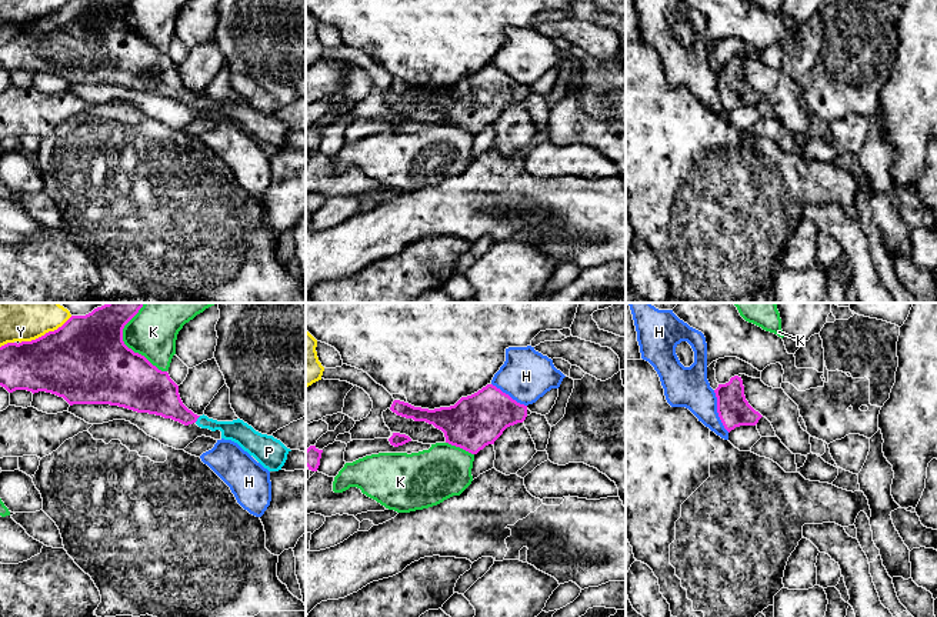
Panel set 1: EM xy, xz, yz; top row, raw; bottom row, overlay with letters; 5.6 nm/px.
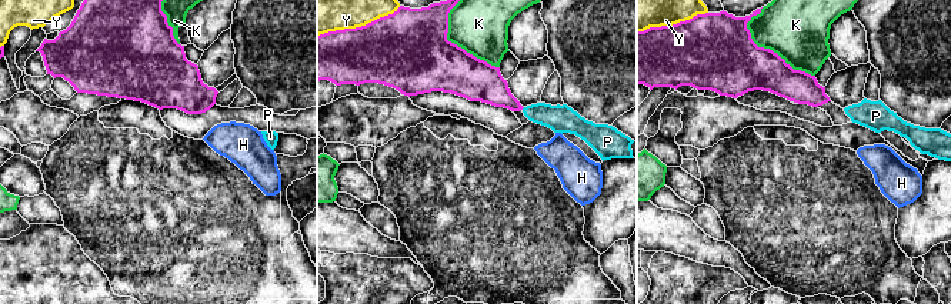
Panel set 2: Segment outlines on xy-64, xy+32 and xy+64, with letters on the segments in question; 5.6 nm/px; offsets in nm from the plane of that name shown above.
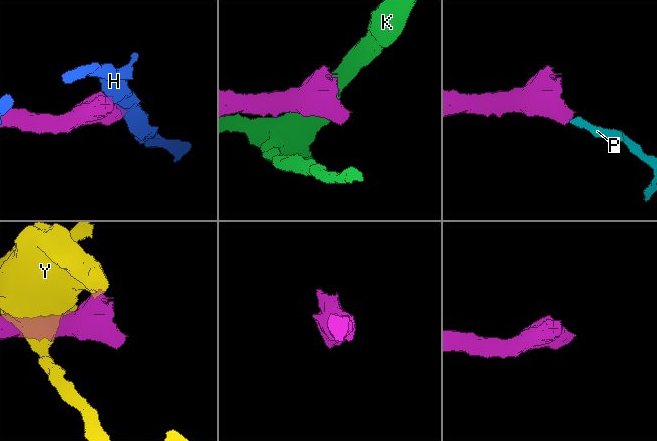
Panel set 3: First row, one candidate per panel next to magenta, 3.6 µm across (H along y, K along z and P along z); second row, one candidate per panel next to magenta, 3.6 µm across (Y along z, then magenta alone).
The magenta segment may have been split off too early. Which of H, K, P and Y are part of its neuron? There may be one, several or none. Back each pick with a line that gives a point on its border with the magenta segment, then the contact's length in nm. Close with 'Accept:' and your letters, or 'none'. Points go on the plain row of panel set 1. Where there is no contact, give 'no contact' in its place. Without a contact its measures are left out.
P: contact xy (197, 97); length 50 nm
Accept: P

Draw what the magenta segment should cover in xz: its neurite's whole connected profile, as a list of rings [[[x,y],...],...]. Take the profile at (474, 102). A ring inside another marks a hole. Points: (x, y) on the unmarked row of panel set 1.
[[[487,64],[471,76],[461,77],[450,87],[429,90],[394,80],[390,90],[406,99],[433,104],[444,113],[446,123],[460,127],[471,134],[477,134],[486,126],[494,124],[507,107],[523,103],[527,97],[527,86],[517,83],[493,64]]]

